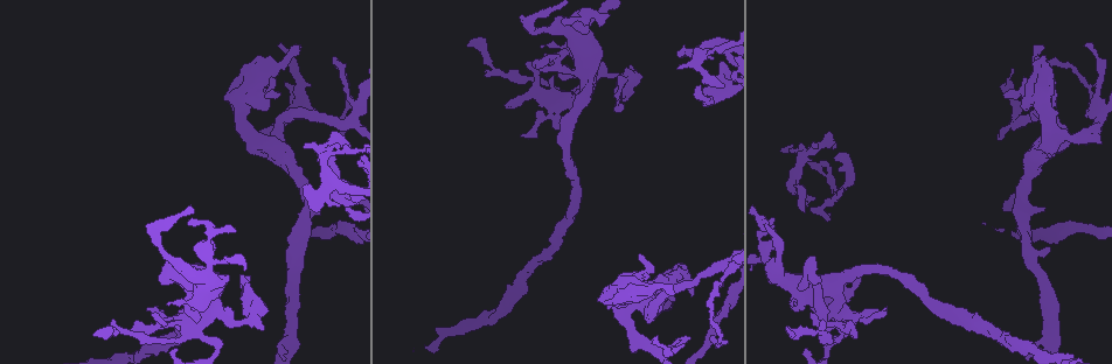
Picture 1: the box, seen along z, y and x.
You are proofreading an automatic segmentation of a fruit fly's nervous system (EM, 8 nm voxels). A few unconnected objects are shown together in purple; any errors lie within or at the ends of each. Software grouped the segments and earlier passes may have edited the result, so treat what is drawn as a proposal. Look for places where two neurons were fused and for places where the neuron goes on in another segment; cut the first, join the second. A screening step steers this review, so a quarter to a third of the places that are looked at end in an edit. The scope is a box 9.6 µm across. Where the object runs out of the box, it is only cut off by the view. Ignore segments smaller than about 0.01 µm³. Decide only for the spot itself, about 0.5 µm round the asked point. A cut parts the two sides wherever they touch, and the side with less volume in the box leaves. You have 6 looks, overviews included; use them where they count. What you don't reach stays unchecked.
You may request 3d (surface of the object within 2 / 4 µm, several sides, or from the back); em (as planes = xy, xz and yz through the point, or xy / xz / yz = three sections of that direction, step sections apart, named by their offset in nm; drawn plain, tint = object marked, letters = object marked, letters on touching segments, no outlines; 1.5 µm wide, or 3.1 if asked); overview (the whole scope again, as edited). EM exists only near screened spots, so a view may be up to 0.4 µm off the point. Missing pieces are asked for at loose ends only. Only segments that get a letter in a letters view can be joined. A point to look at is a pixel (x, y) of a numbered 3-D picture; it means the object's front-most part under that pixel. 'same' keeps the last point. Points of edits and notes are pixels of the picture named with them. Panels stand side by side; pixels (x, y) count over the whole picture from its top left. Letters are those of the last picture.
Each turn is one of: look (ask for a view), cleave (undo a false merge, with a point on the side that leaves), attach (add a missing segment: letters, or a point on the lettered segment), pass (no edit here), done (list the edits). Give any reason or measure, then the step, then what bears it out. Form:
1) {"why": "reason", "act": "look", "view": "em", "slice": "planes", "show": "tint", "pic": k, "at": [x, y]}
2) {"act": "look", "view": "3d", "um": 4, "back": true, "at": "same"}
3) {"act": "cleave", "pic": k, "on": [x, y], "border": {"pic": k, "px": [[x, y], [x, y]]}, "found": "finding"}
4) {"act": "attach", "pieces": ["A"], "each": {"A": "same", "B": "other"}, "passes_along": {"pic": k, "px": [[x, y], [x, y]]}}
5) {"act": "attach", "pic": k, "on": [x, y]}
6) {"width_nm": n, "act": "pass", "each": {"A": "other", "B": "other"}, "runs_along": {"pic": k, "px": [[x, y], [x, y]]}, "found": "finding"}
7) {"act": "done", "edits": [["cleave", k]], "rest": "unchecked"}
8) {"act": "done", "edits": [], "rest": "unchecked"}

{"why": "end of a long branch", "act": "look", "view": "3d", "um": 4, "pic": 1, "at": [714, 338]}

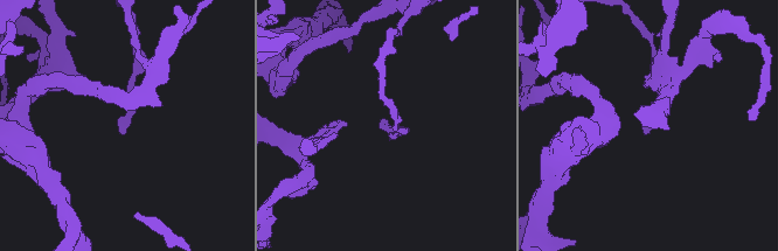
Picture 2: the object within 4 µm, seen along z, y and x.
{"act": "look", "view": "em", "slice": "xz", "step": 4, "show": "letters", "pic": 2, "at": [384, 123]}

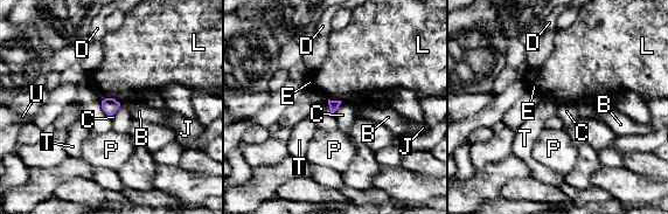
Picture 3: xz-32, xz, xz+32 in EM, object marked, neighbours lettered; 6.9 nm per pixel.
{"act": "pass", "each": {"B": "other", "C": "other", "D": "other", "E": "other", "J": "other", "L": "other", "P": "other", "T": "other", "U": "other"}, "border": {"pic": 3, "px": [[120, 104], [111, 117]]}, "found": "no lettered segment goes on from it"}

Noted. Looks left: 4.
{"why": "branch stops here", "act": "look", "view": "3d", "um": 4, "pic": 1, "at": [251, 63]}

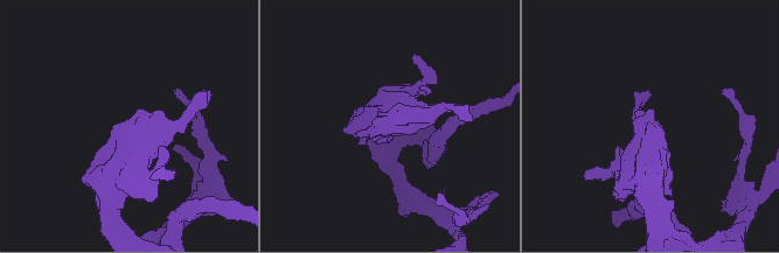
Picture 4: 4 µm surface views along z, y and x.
{"why": "shape alone is not enough", "act": "look", "view": "em", "slice": "planes", "show": "letters", "pic": 4, "at": [652, 122]}

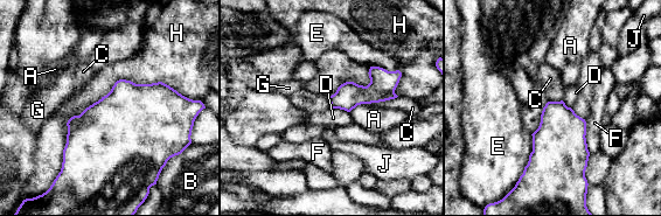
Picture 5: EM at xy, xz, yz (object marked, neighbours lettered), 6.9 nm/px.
{"act": "pass", "each": {"A": "other", "B": "other", "C": "other", "D": "other", "E": "other", "F": "other", "G": "other", "H": "other", "J": "other"}, "border": {"pic": 5, "px": [[332, 108], [339, 108], [349, 112]]}, "found": "none of them fits"}

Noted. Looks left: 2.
{"why": "sharp bend", "act": "look", "view": "em", "slice": "planes", "show": "tint", "pic": 1, "at": [808, 275]}

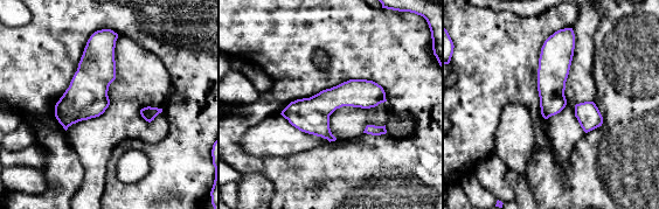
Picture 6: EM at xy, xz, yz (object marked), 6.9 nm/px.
{"why": "what lies round it", "act": "look", "view": "em", "slice": "planes", "show": "letters", "at": "same"}

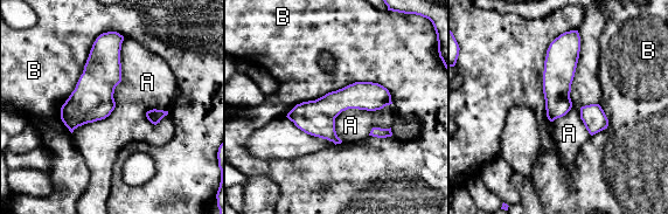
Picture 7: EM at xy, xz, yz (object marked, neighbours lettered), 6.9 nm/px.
{"width_nm": 190, "act": "pass", "each": {"A": "other", "B": "other"}, "found": "all the same neuron"}

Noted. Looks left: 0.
{"act": "done", "edits": [], "rest": "unchecked"}

